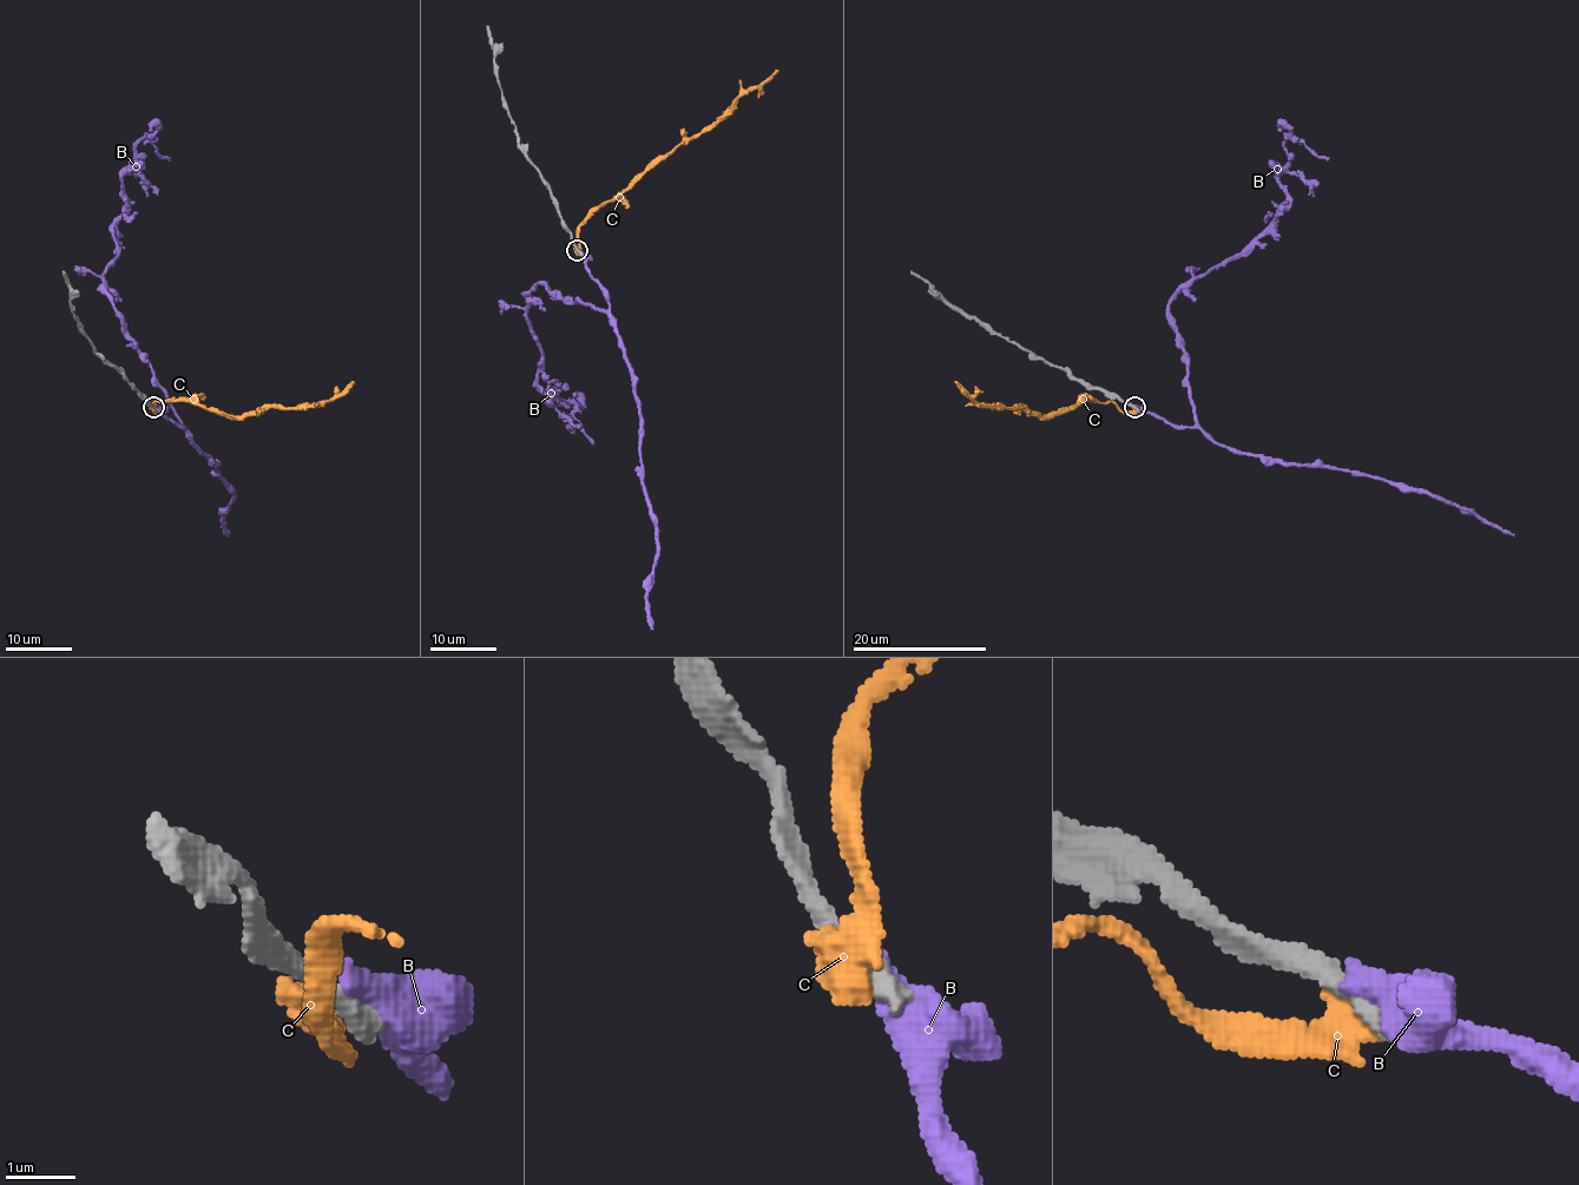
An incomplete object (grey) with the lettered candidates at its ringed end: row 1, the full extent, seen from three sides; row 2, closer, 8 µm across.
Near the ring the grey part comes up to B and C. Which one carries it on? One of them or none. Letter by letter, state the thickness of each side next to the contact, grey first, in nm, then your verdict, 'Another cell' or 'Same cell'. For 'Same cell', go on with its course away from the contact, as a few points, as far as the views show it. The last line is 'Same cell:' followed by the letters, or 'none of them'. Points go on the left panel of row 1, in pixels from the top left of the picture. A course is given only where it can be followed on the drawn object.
B: Thickness 400 nm (grey) against 550 nm. Another cell
C: Thickness 440 nm (grey) against 600 nm. Another cell
Same cell: none of them

